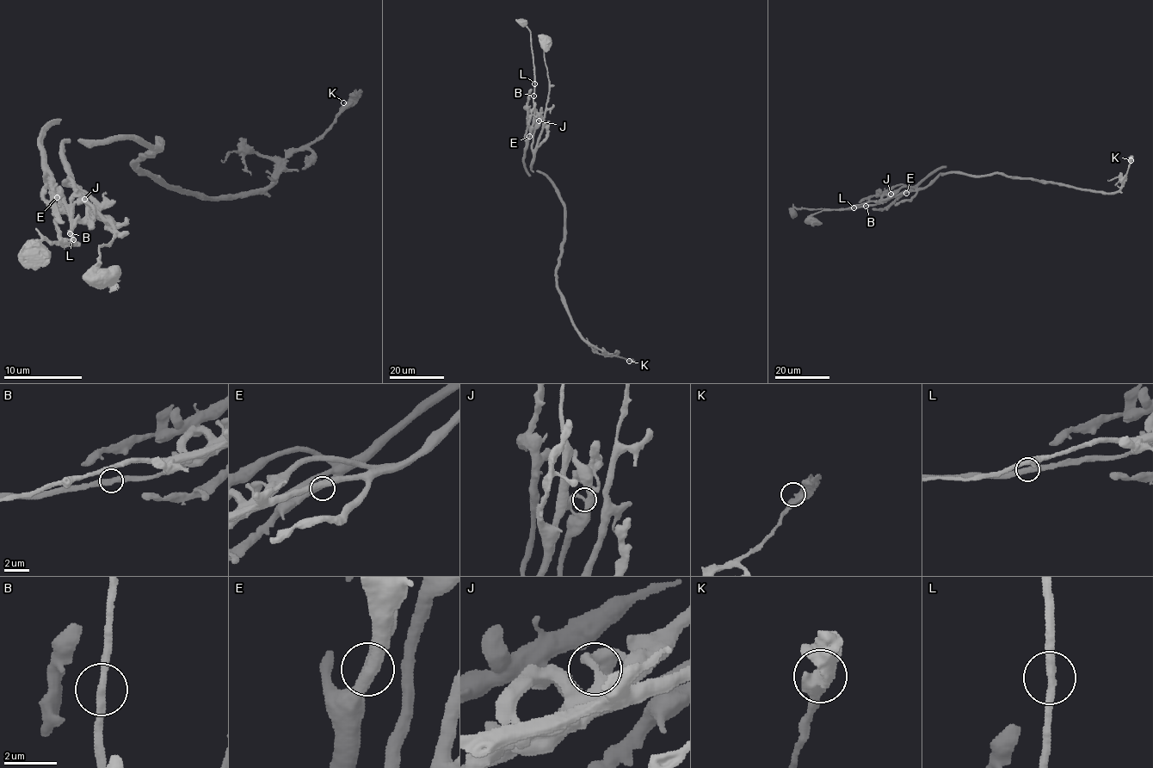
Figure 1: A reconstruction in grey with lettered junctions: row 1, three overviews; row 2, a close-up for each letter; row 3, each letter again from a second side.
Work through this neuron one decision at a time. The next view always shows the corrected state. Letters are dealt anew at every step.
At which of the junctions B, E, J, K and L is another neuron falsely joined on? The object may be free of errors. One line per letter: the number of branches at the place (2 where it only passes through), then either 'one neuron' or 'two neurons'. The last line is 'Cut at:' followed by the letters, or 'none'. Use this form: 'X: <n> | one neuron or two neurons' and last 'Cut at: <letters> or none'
B: 2 | one neuron
E: 2 | one neuron
J: 2 | two neurons
K: 2 | one neuron
L: 2 | one neuron
Cut at: J

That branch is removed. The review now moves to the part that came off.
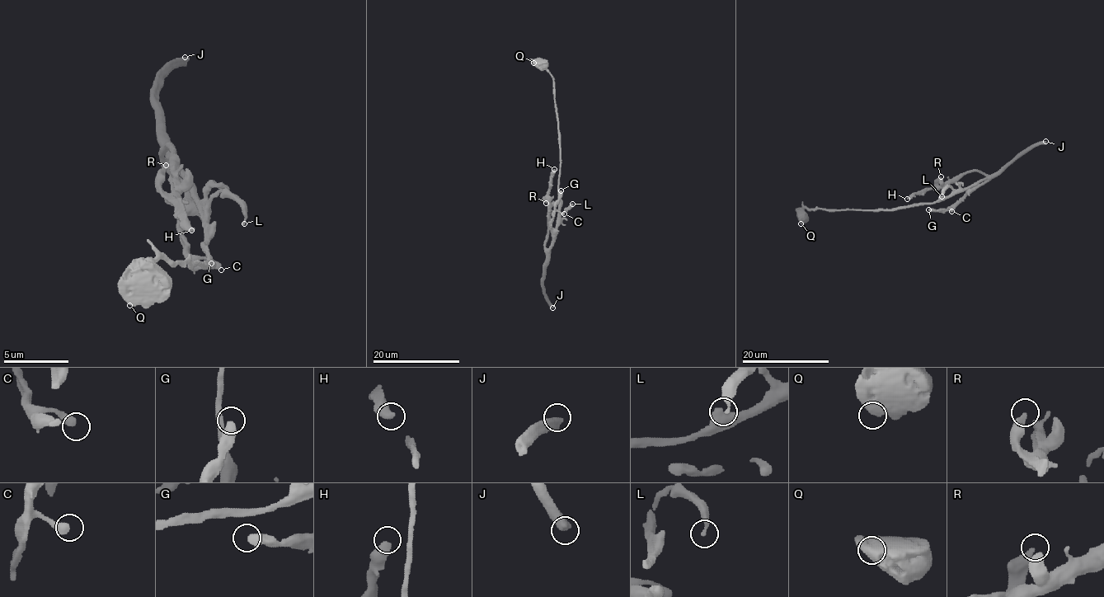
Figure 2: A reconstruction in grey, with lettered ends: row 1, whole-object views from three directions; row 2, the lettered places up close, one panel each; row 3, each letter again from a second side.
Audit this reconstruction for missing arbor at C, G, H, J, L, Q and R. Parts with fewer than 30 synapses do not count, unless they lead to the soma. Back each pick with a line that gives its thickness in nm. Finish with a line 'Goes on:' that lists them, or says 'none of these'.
J: 500 nm thick
Goes on: J

